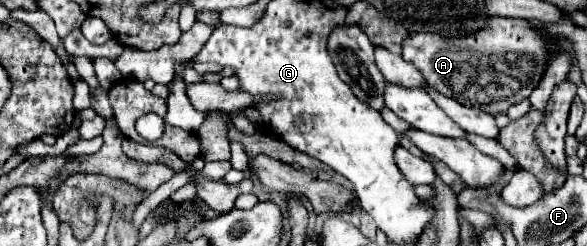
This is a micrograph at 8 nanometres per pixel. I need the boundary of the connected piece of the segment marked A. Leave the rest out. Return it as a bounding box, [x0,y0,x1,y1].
[403,16,549,114]

